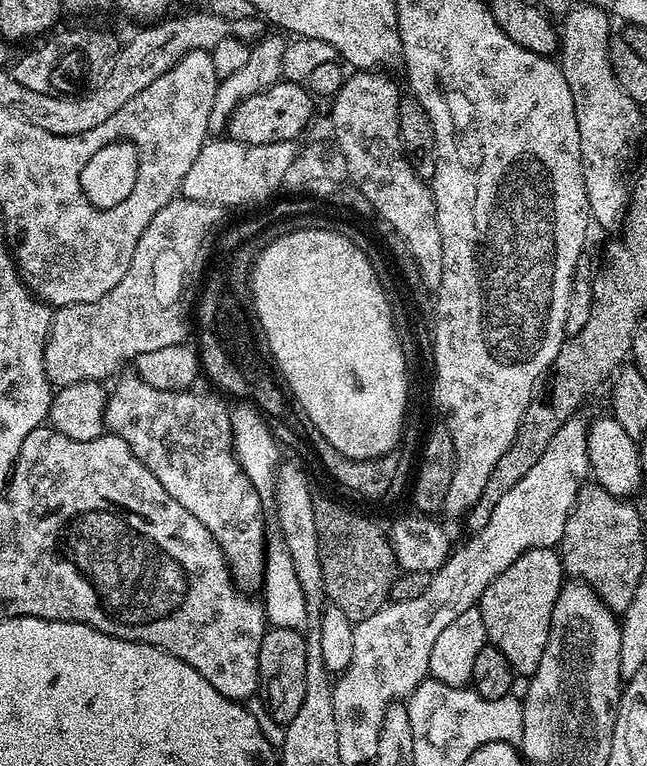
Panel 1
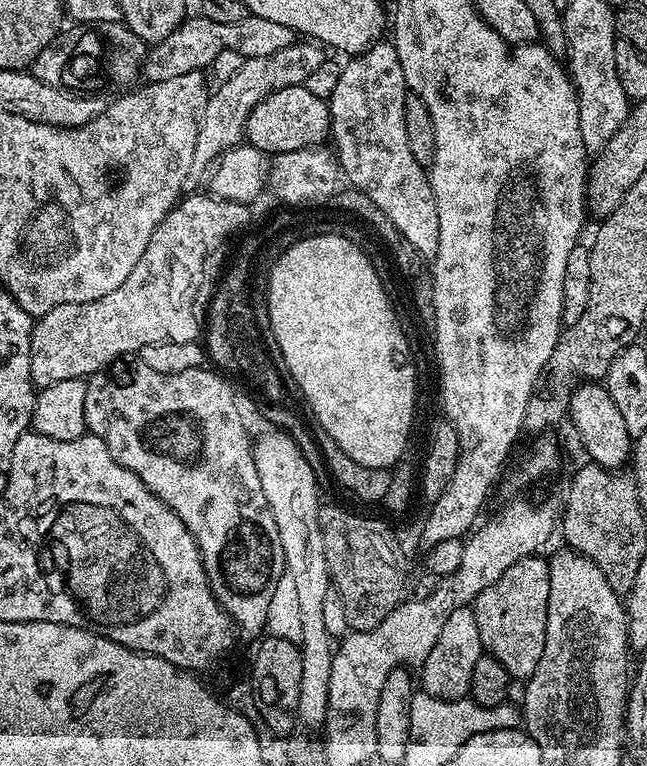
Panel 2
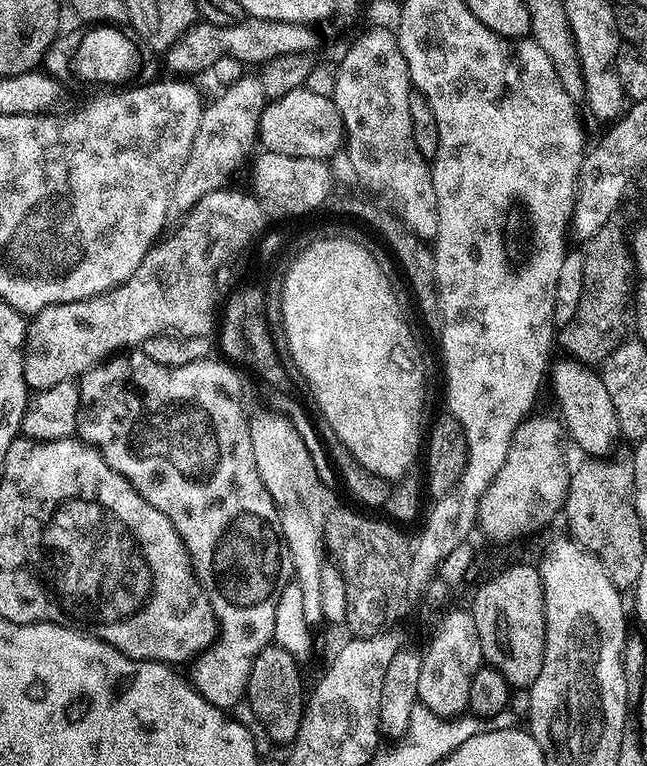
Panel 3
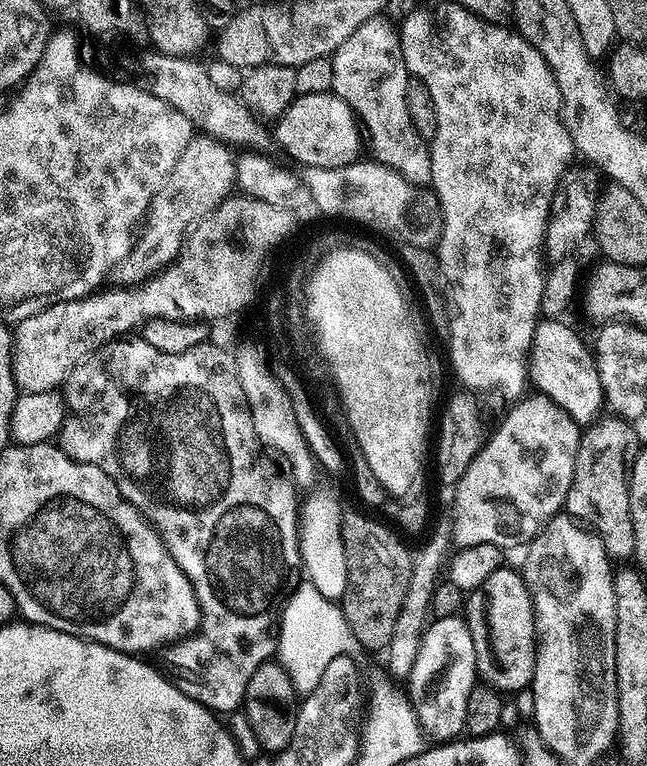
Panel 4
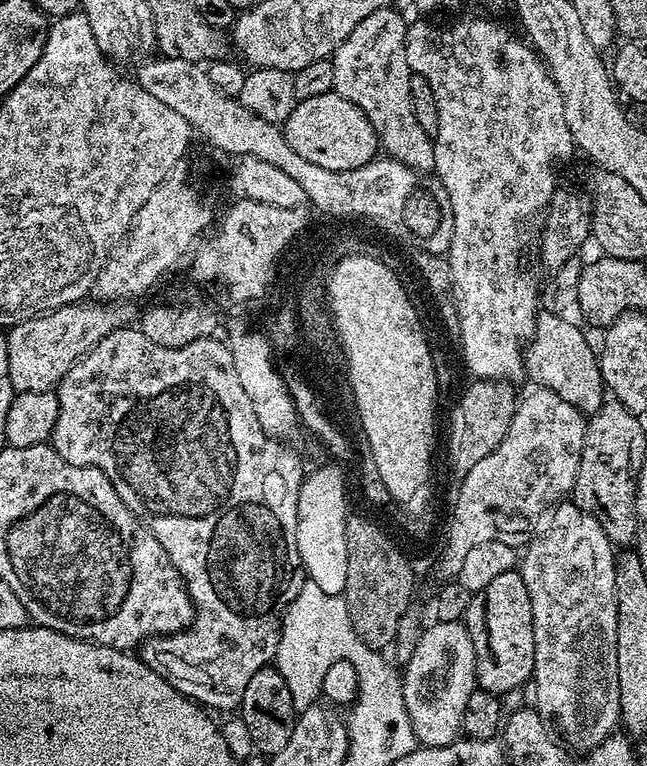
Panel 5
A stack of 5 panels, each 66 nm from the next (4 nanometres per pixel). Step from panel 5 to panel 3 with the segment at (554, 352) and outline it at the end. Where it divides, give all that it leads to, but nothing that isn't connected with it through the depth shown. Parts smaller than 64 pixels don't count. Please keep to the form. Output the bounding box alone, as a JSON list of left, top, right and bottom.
[550,358,620,458]

